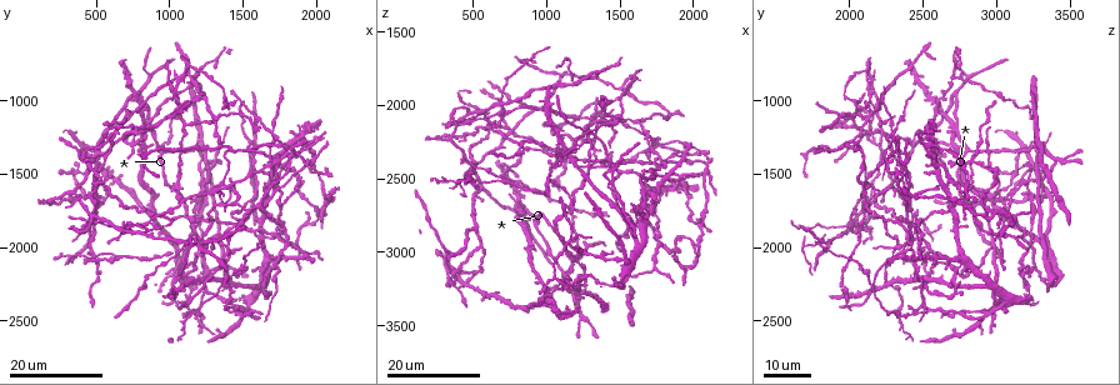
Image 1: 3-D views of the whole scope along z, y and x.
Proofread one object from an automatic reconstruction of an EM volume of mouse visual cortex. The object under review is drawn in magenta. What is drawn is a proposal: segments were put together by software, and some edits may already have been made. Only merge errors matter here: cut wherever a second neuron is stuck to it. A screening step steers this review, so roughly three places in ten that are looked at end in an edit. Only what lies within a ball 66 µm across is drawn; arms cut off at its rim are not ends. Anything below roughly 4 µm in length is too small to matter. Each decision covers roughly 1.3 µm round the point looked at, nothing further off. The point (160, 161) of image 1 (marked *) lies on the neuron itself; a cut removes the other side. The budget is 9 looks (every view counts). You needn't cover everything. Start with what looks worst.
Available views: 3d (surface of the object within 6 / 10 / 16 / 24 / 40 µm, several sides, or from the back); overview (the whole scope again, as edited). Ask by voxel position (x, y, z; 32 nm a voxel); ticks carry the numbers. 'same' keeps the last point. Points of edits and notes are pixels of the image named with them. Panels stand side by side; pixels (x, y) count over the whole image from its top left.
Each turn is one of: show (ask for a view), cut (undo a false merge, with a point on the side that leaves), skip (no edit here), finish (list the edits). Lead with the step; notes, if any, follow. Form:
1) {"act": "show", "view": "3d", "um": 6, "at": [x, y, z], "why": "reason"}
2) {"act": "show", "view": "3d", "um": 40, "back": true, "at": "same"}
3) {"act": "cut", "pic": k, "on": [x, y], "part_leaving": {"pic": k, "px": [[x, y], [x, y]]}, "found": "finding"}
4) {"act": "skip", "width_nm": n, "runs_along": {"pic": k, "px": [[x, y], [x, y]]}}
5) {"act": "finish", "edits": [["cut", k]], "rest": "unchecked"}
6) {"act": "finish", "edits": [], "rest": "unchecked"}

{"act": "show", "view": "3d", "um": 24, "at": [1700, 1200, 2300], "why": "looks like a crossing"}

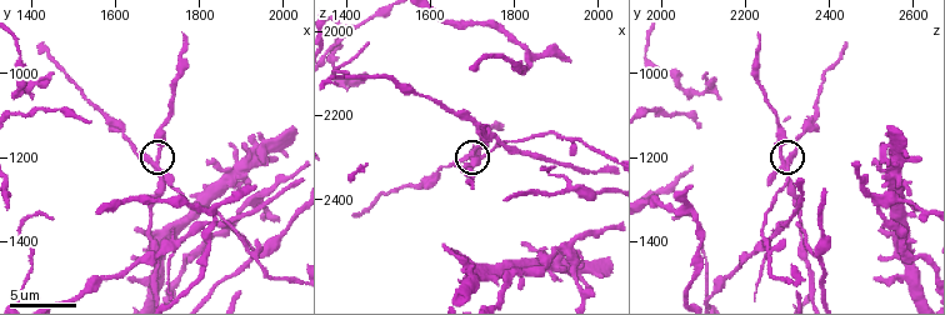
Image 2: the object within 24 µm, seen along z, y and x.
{"act": "show", "view": "3d", "um": 6, "at": [1695, 1205, 2295]}

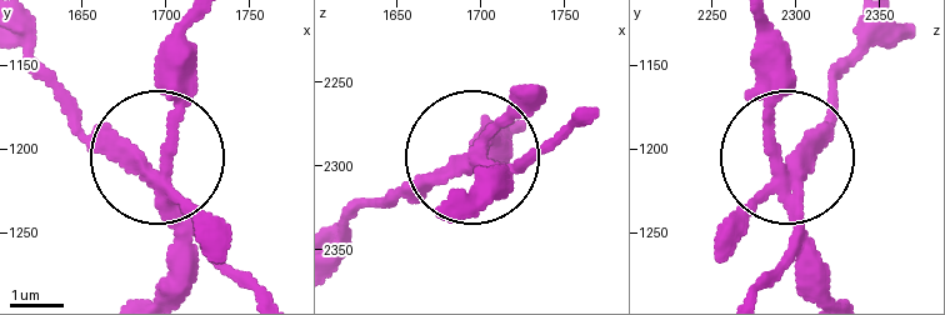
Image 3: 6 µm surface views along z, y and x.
{"act": "skip", "width_nm": 270, "runs_along": {"pic": 3, "px": [[820, 283], [803, 189], [761, 95], [761, 28]]}, "found": "all the same neuron"}

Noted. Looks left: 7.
{"act": "show", "view": "3d", "um": 10, "at": [1880, 1345, 2310], "why": "two arms in line, one across"}

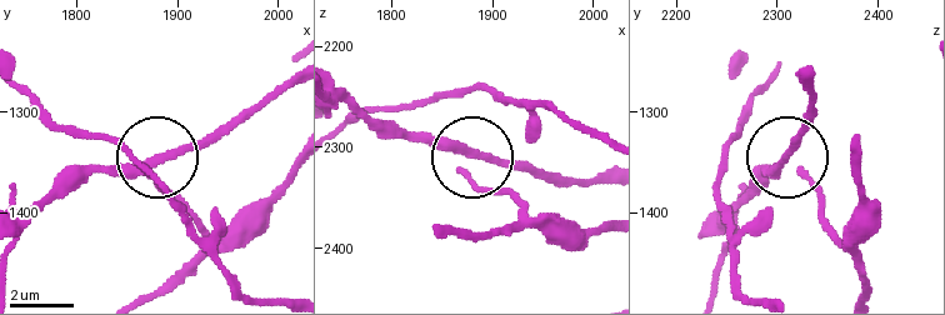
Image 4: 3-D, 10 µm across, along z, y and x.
{"act": "skip", "side_arm_um": 7, "runs_along": {"pic": 4, "px": [[460, 231], [516, 210], [470, 159], [563, 175]]}, "found": "continuous, no second neuron"}

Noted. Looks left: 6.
{"act": "show", "view": "3d", "um": 24, "at": [1680, 1660, 2380], "why": "three-way junction"}

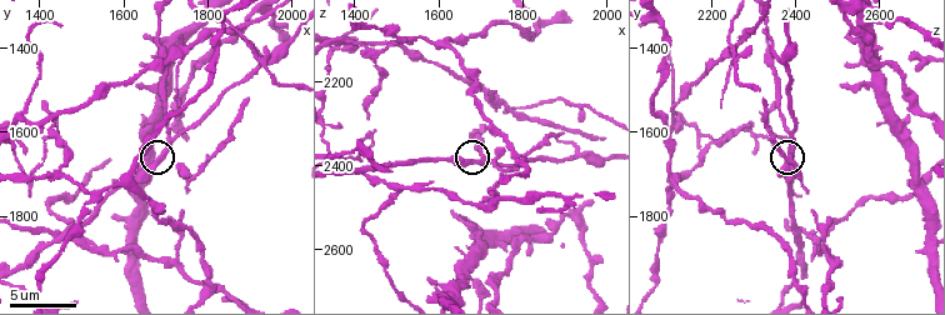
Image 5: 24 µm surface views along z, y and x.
{"act": "show", "view": "3d", "um": 10, "at": [1690, 1660, 2390]}

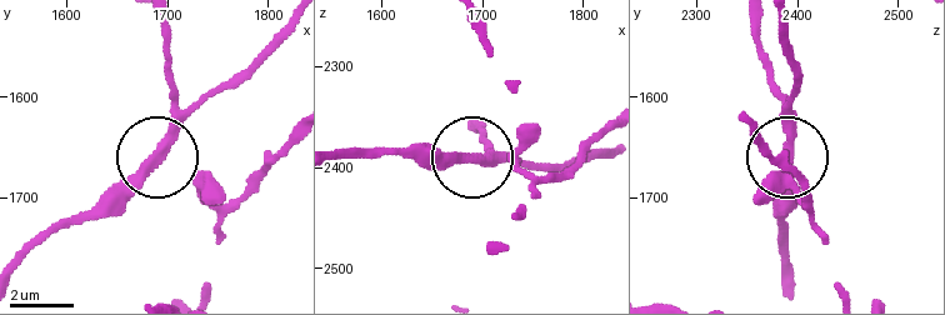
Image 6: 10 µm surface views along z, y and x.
{"act": "skip", "runs_along": {"pic": 6, "px": [[336, 159], [458, 151], [514, 161], [536, 175]]}, "found": "all the same neuron"}

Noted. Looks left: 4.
{"act": "show", "view": "3d", "um": 16, "at": [1445, 1585, 2335]}

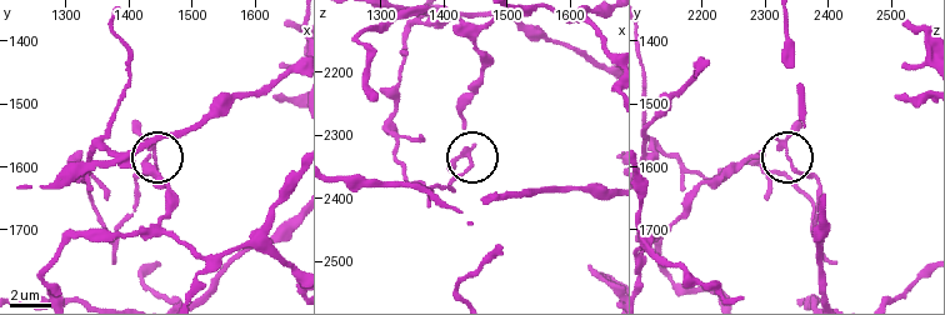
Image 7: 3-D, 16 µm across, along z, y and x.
{"act": "skip", "arms": 3, "found": "all the same neuron"}

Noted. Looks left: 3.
{"act": "show", "view": "3d", "um": 16, "at": [460, 1820, 2140], "why": "three-way junction"}

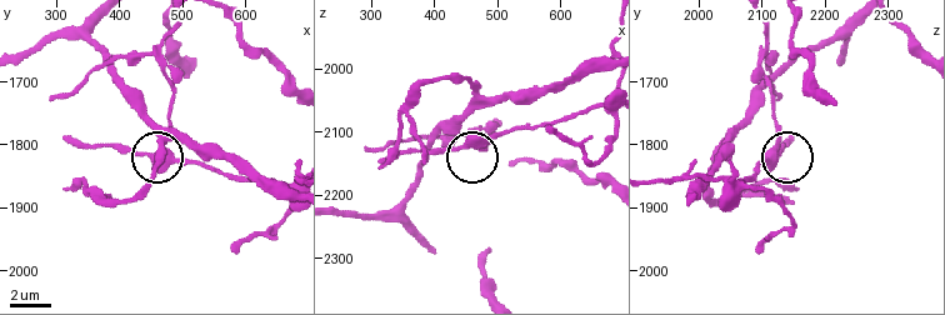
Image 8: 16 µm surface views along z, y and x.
{"act": "show", "view": "3d", "um": 10, "at": [455, 1825, 2120]}

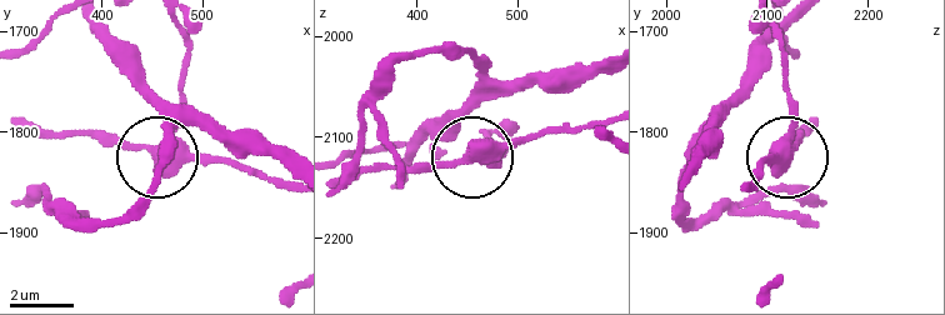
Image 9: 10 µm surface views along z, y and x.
{"act": "skip", "arms": 3, "found": "continuous, no second neuron"}

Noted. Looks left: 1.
{"act": "finish", "edits": [], "rest": "unchecked"}

